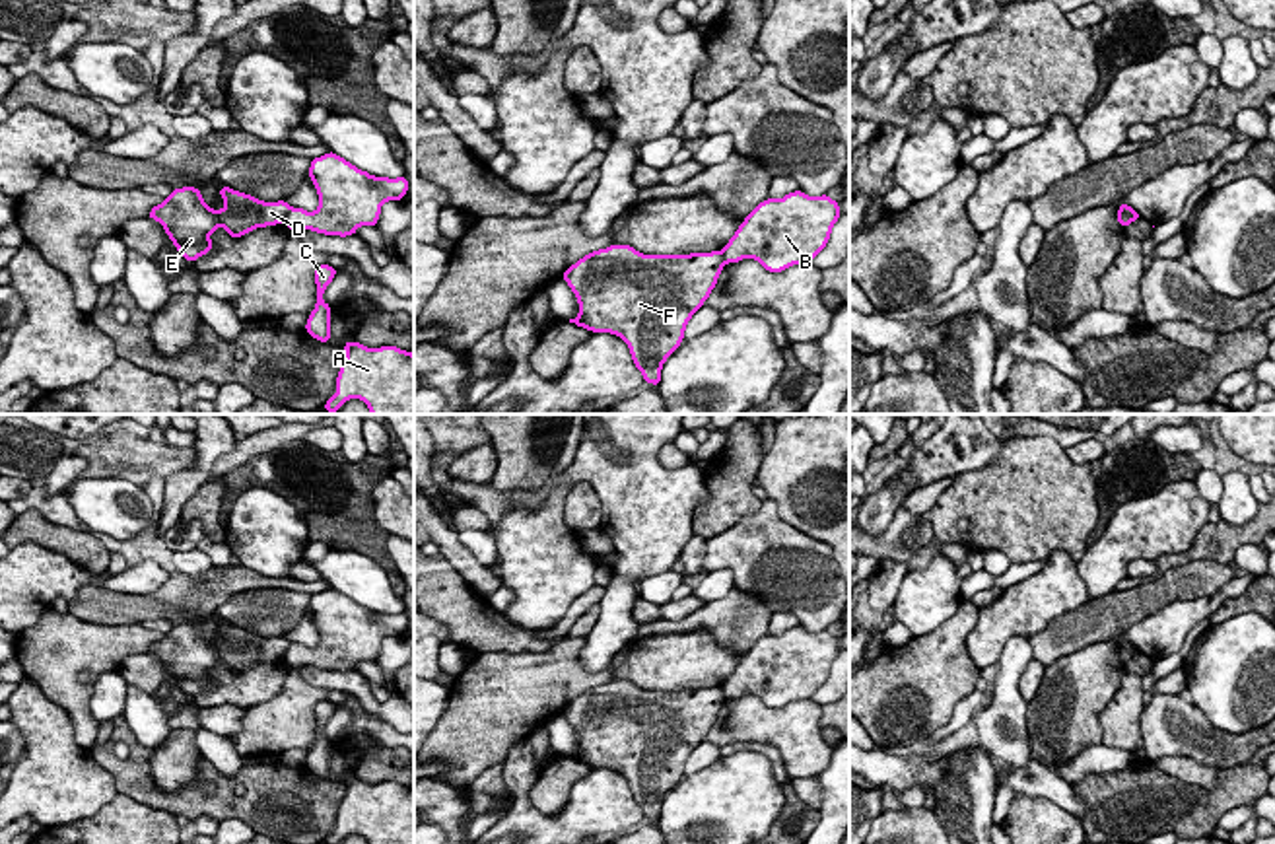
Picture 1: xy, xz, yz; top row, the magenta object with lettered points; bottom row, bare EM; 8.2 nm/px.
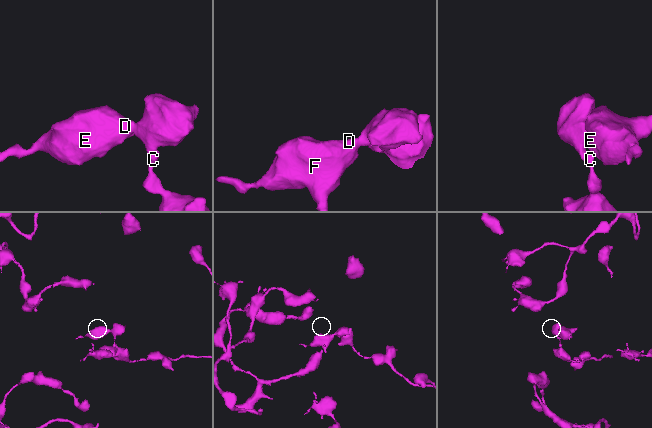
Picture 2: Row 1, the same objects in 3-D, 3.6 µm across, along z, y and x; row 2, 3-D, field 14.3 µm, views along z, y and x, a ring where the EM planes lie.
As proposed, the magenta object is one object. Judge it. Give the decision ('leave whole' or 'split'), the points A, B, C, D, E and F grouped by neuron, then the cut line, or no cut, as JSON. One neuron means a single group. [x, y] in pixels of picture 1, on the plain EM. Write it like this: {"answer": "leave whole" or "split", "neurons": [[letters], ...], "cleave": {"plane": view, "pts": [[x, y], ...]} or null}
{"answer": "split", "neurons": [["A", "B", "C"], ["D", "E", "F"]], "cleave": {"plane": "xy", "pts": [[290, 642], [284, 656]]}}

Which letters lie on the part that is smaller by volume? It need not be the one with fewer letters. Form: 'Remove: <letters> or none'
Remove: D, E, F

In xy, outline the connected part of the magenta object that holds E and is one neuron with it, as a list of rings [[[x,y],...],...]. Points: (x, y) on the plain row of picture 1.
[[[224,620],[220,632],[225,642],[214,646],[196,622],[173,624],[161,640],[150,646],[148,653],[157,655],[175,685],[192,698],[214,683],[210,671],[218,661],[237,675],[257,663],[286,657],[292,644],[286,636],[264,638]]]

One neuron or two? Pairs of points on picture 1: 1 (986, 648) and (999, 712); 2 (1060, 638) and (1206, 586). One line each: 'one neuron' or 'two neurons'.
1: two neurons
2: one neuron

